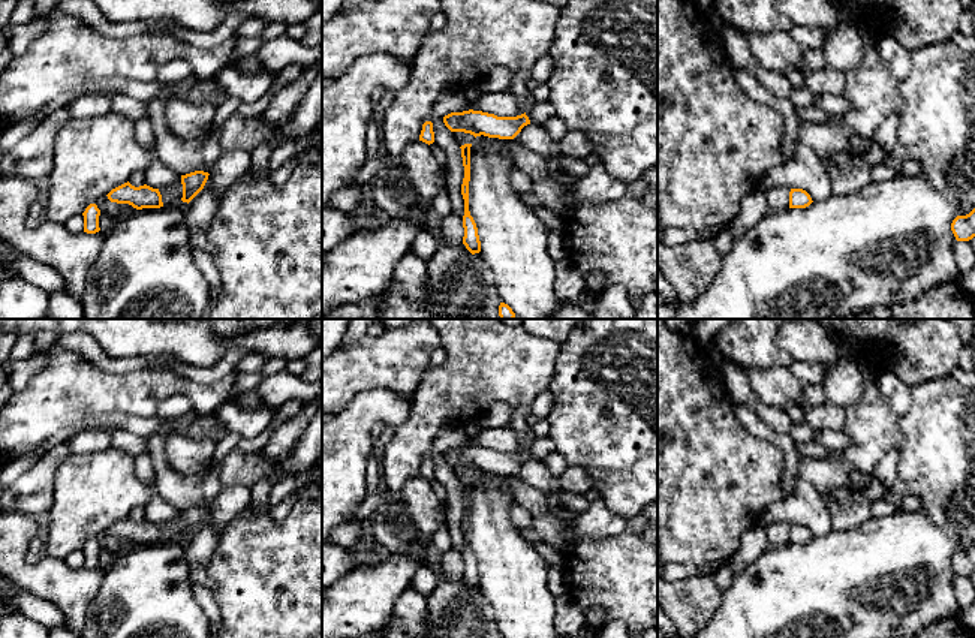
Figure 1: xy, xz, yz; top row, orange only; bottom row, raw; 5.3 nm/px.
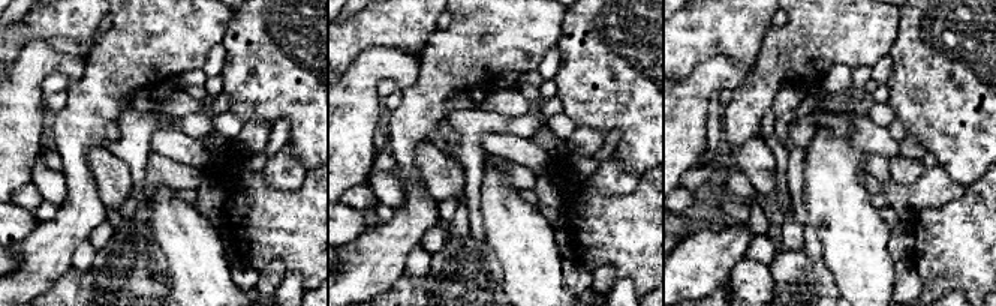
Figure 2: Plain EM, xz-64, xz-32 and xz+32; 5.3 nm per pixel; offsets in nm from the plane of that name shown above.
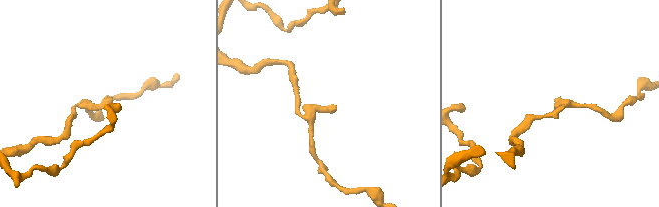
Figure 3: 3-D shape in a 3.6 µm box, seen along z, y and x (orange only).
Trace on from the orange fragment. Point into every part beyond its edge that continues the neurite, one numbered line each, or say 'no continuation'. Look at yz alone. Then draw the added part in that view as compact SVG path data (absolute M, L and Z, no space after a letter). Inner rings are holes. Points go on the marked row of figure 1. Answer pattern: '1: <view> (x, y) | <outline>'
no continuation

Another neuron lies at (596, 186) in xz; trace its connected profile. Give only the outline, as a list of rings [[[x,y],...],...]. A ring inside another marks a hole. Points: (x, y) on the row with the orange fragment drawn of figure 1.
[[[596,163],[574,184],[562,186],[550,177],[533,180],[532,193],[542,207],[563,217],[581,204],[622,199],[628,189],[628,183],[613,178],[602,163]]]

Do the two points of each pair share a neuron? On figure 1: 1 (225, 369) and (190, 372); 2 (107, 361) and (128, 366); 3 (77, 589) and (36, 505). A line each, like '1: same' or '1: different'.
1: same
2: same
3: different

